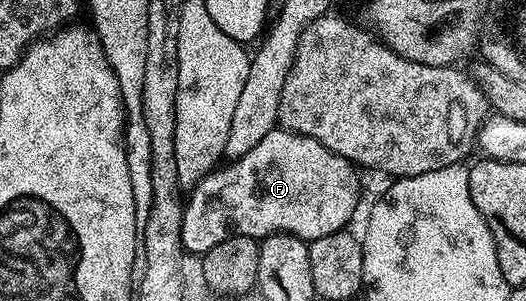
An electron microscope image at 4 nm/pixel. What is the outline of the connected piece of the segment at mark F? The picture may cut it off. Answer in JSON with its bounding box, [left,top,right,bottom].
[182,128,359,255]

